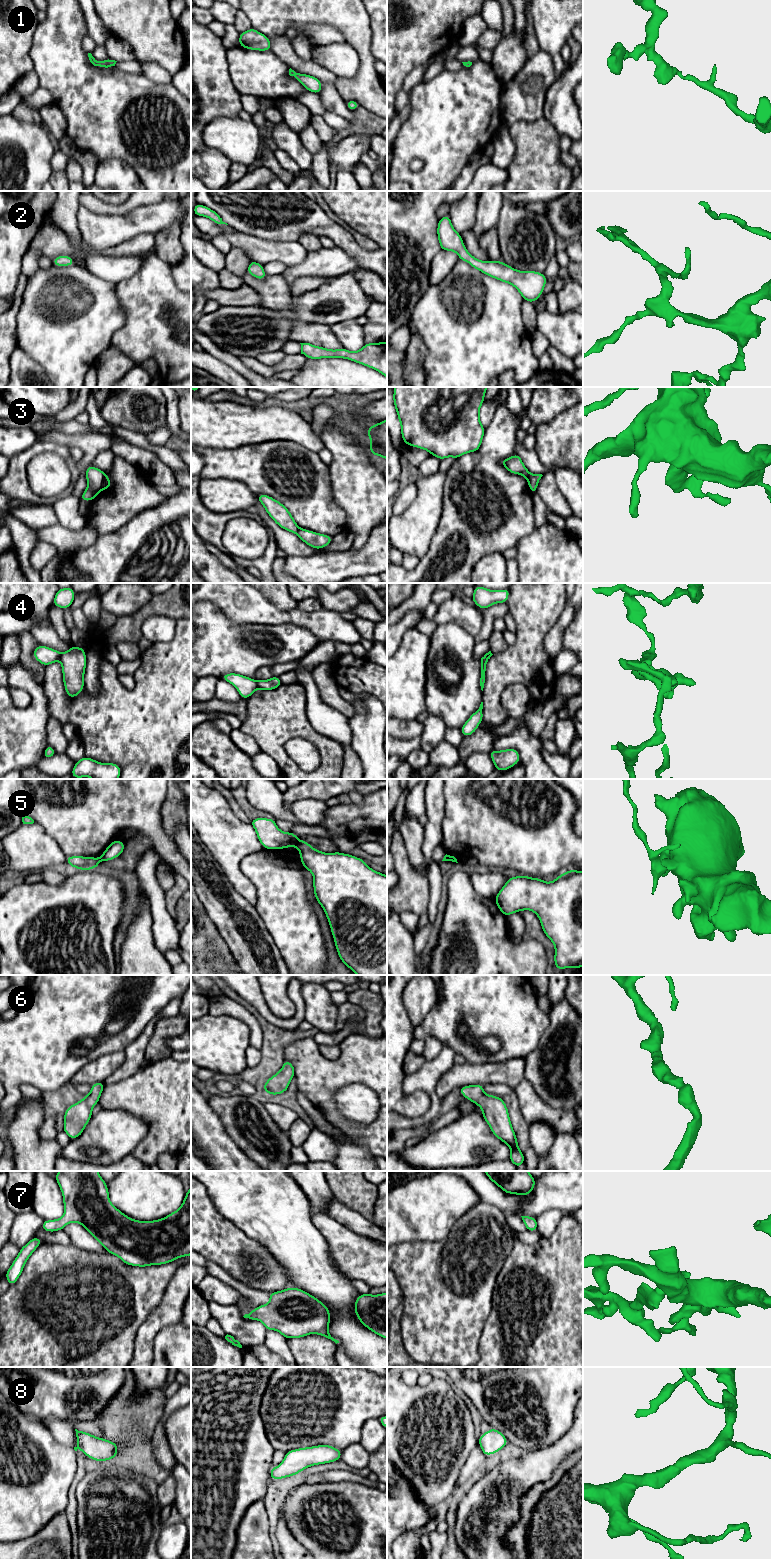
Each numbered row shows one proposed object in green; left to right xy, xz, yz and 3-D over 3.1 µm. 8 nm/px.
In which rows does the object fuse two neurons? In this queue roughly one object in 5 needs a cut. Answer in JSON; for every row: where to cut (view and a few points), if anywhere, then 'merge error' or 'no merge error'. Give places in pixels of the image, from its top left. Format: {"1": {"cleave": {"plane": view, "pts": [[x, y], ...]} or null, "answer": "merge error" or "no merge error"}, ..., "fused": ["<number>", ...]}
{"1": {"cleave": null, "answer": "no merge error"}, "2": {"cleave": null, "answer": "no merge error"}, "3": {"cleave": {"plane": "xy", "pts": [[106, 474], [101, 489]]}, "answer": "merge error"}, "4": {"cleave": {"plane": "xz", "pts": [[256, 681], [258, 688]]}, "answer": "merge error"}, "5": {"cleave": {"plane": "xz", "pts": [[298, 841], [295, 846]]}, "answer": "merge error"}, "6": {"cleave": null, "answer": "no merge error"}, "7": {"cleave": null, "answer": "no merge error"}, "8": {"cleave": null, "answer": "no merge error"}, "fused": ["3", "4", "5"]}

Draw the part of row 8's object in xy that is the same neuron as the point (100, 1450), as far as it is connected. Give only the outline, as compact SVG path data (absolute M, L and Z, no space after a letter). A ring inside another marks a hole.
M77 1429L75 1431L77 1437L75 1451L79 1448L85 1456L98 1462L112 1460L117 1456L118 1446L115 1442L93 1436L87 1432L78 1431Z

